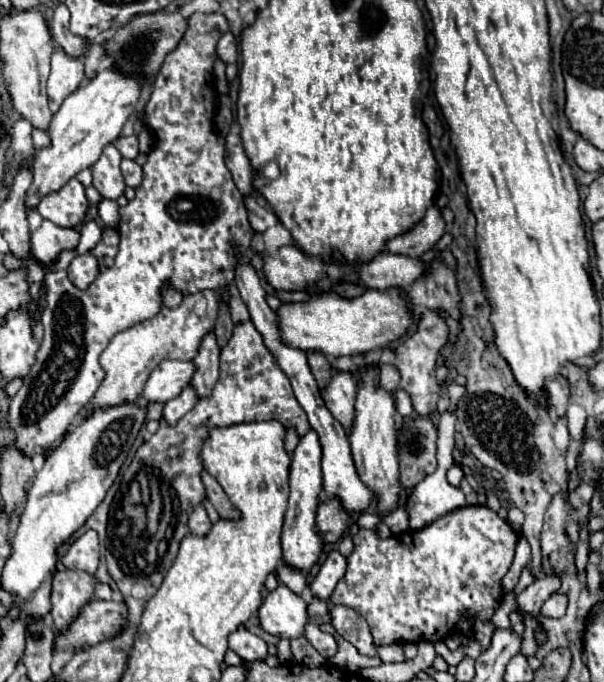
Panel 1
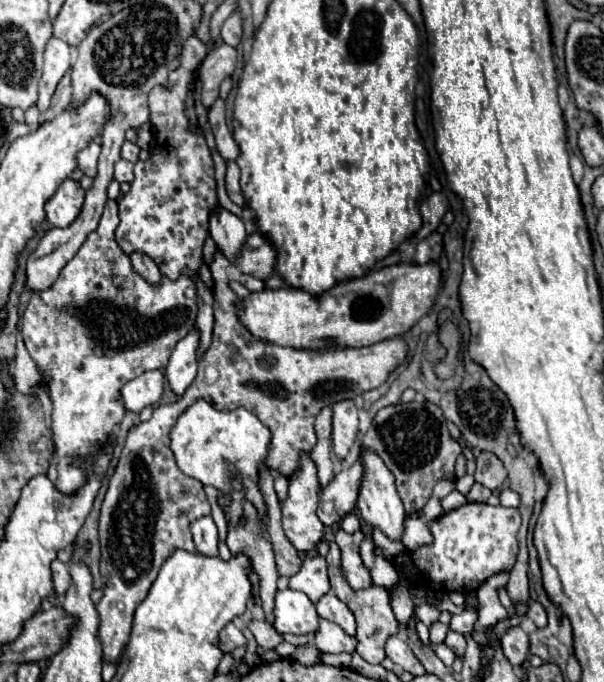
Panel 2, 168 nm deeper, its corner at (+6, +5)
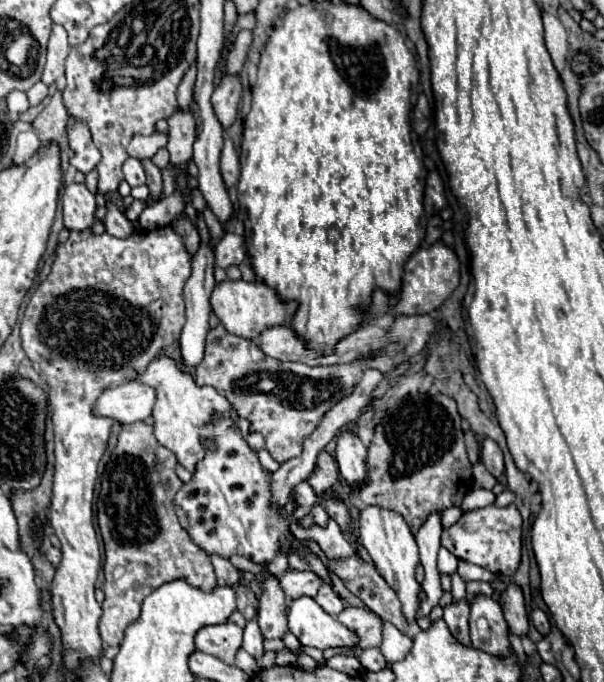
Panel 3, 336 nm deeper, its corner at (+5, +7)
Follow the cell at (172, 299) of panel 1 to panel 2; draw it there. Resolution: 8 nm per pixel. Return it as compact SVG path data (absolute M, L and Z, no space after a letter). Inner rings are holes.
M132 253L130 255L130 259L132 259L132 265L134 265L134 269L142 275L142 277L146 277L150 283L158 283L160 281L160 269L158 269L158 265L146 255L146 253Z

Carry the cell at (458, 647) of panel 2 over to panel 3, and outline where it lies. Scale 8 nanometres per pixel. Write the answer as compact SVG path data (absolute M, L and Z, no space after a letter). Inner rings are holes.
M463 599L463 601L457 603L457 605L445 607L445 617L443 617L443 619L445 619L451 635L453 635L459 643L469 645L469 625L467 625L469 605L467 605L467 601Z

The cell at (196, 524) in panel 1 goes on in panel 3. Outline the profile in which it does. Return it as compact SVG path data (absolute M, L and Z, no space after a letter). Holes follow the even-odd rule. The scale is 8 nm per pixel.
M213 553L213 555L211 555L211 565L213 565L213 569L215 569L215 575L217 575L217 581L219 581L219 583L229 583L231 587L235 587L235 583L239 581L241 571L235 569L229 559Z

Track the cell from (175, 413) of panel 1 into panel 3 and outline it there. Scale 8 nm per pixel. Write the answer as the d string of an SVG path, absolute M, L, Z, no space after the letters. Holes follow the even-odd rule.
M201 243L199 251L195 253L193 257L193 273L191 277L187 279L185 283L185 291L183 291L183 297L185 297L185 305L187 305L187 323L183 327L183 333L181 333L181 339L179 339L179 347L181 347L181 363L183 367L197 367L203 359L203 351L205 351L205 339L207 339L207 333L209 333L209 297L211 297L211 291L215 289L215 277L213 277L213 251Z

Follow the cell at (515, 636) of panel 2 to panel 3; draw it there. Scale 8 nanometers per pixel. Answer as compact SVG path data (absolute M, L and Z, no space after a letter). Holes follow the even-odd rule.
M509 585L499 599L499 605L503 609L505 621L509 625L509 633L521 637L527 635L529 631L529 617L527 617L527 609L525 609L525 601L523 601L523 593L517 585Z

